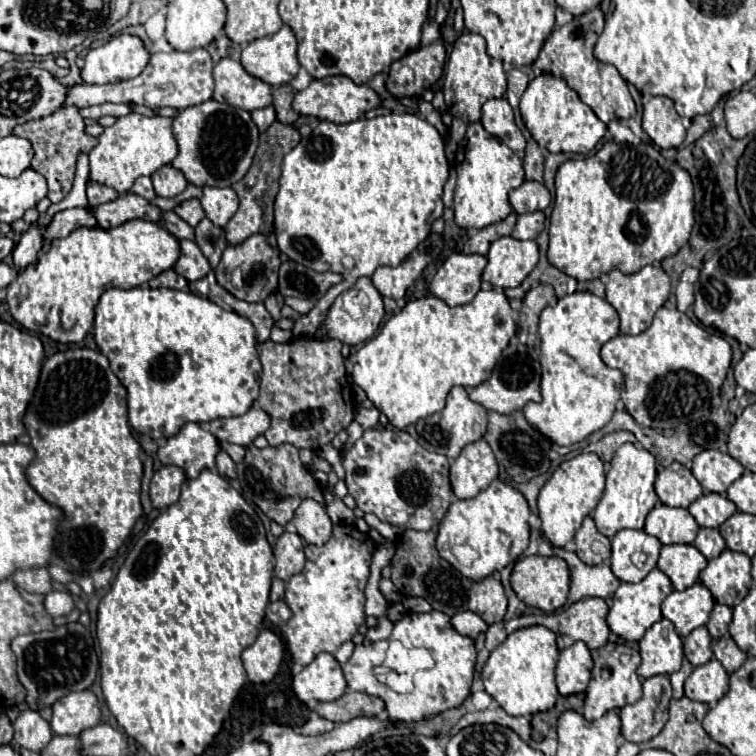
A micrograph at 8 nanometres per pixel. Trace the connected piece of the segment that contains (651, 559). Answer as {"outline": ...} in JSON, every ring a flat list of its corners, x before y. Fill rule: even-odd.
{"outline":[[623,529,611,539,611,551,613,575,625,583,639,583,649,571,653,571,657,567,661,543,659,543,659,539,647,535,645,531],[637,551,647,555,647,561,643,567,633,565,633,561,631,561,631,555]]}

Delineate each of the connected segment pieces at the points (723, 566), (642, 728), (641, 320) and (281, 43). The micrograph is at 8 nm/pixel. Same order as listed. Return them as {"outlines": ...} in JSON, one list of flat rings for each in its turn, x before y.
{"outlines":[[[725,549,719,557,707,563,699,579,711,591,717,603,735,607,743,601,753,585,751,559,743,553]],[[655,675,643,681,643,697,619,709,621,733,631,743,647,743,663,731,665,711,671,701,671,683,665,675]],[[647,265,647,267,643,267,641,271,637,271,633,275,625,275,619,269,613,269,609,273,605,299,619,313,621,333,623,335,639,335,651,325,655,311,667,301,669,291,671,291,671,281,659,265]],[[283,25,275,35,251,41,241,53,241,65,249,75,273,87,289,83,301,67,291,27]]]}

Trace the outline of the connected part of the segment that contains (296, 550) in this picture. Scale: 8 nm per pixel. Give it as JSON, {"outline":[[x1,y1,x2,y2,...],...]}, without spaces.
{"outline":[[283,533,275,547,275,577,287,581,291,575,297,575,303,565,305,565,305,555,303,555,303,539,297,533]]}

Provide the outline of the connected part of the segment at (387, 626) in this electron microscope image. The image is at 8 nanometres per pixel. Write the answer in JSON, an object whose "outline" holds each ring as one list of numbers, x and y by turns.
{"outline":[[383,615,383,617,377,619,377,625,371,627,371,629,365,633,365,637,367,637,369,641,381,641,381,639,389,639,389,637,391,637,391,631,393,631,393,623]]}

